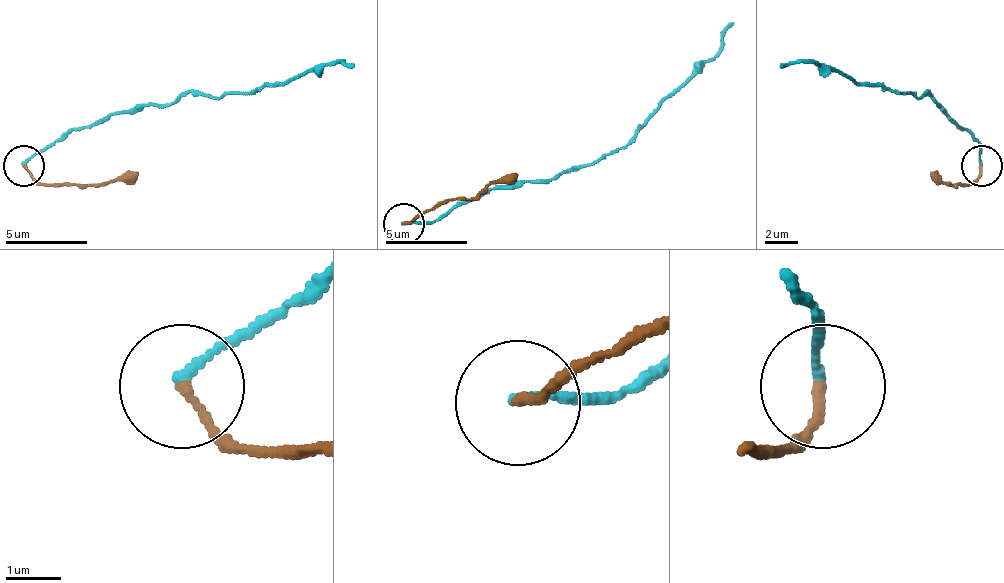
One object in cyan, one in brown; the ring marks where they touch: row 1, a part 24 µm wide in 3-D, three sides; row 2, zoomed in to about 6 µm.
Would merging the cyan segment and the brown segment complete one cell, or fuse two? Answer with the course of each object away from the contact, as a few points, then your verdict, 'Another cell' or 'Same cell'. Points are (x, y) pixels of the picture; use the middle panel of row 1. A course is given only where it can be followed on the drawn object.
Course of cyan: (402, 225), (447, 217), (492, 188), (554, 180), (570, 168), (607, 159), (705, 65), (734, 24). Course of brown: (402, 225), (423, 213), (476, 200), (517, 172). Another cell

